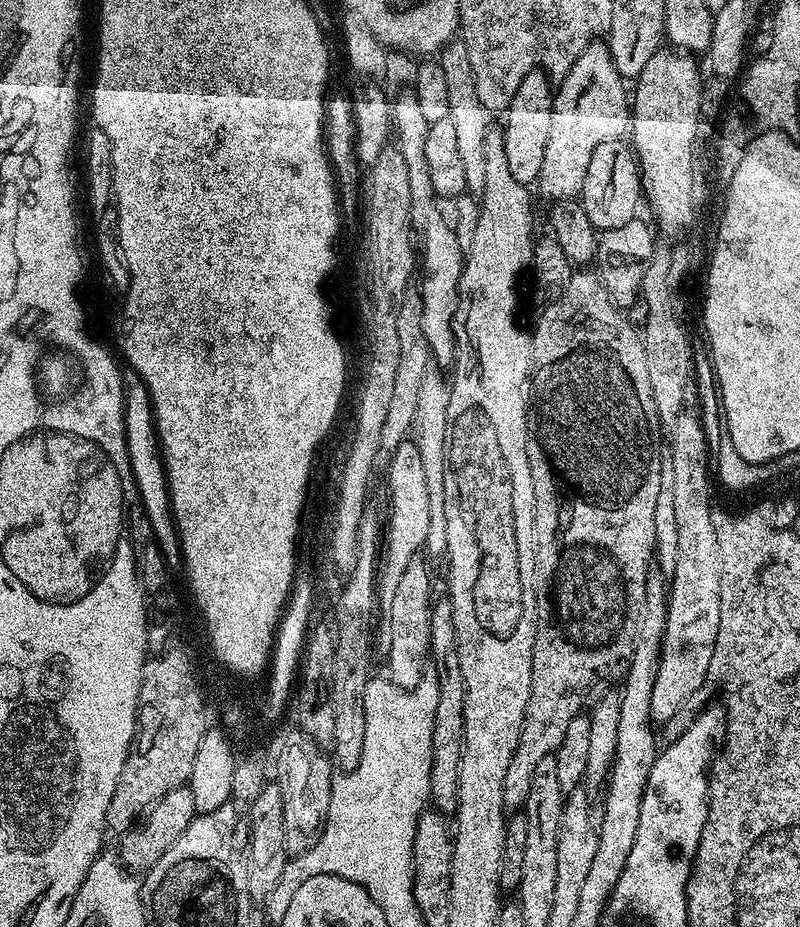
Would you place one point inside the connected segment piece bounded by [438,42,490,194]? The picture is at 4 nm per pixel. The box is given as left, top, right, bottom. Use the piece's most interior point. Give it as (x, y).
(470, 118)

